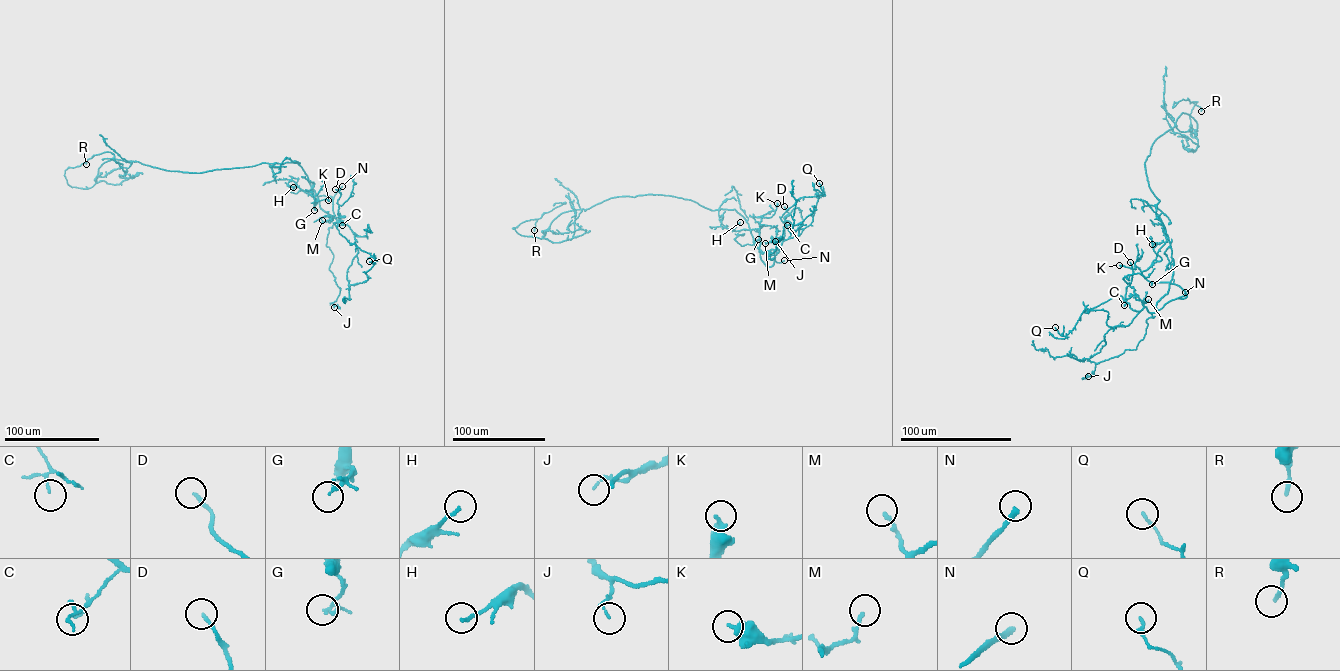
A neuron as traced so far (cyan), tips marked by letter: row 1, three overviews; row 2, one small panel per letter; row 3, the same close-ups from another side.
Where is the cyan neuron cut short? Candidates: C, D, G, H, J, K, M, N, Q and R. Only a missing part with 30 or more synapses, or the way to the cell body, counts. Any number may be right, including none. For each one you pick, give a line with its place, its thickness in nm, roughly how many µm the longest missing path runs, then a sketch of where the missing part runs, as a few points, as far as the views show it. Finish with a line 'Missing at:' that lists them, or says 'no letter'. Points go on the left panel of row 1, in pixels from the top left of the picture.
N: place (342, 186); calibre 280 nm; missing 30 µm; course (342, 186), (351, 173), (349, 167)
Missing at: N

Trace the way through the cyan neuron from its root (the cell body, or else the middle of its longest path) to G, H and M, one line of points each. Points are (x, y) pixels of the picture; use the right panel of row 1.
G: (1149, 187), (1159, 200), (1155, 213), (1174, 264), (1168, 292), (1156, 307), (1186, 296), (1170, 282), (1152, 284)
H: (1149, 187), (1173, 261), (1160, 309), (1187, 294), (1144, 278), (1141, 272), (1166, 242), (1152, 244)
M: (1149, 187), (1159, 200), (1155, 213), (1174, 264), (1157, 311), (1143, 305), (1148, 299)

